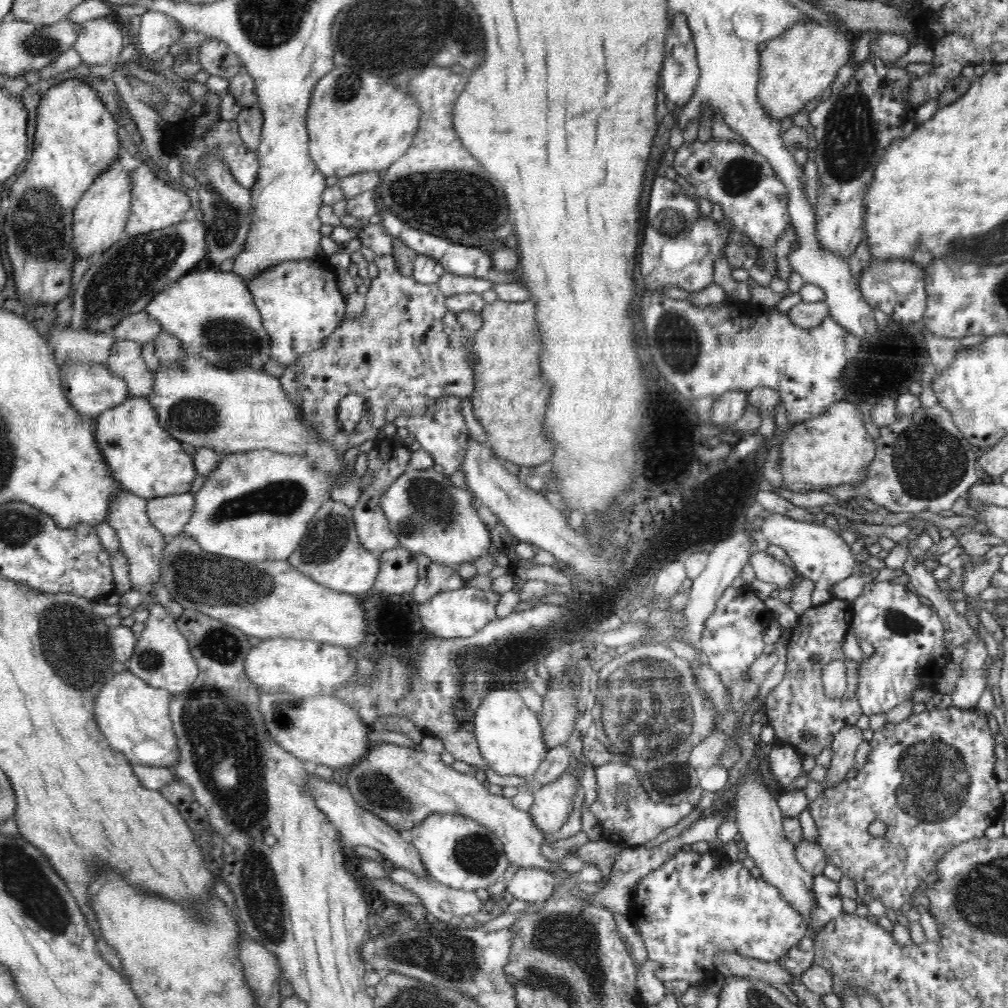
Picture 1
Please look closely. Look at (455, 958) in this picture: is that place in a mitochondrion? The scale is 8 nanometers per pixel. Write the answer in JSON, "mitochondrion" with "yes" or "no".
{"mitochondrion":"yes"}

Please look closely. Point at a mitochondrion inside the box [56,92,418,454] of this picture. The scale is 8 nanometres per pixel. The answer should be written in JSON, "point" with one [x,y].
{"point":[131,273]}

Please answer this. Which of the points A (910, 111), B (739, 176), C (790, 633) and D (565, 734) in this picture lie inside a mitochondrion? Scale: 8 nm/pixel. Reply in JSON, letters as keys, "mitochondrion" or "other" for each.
{"A":"other","B":"mitochondrion","C":"other","D":"other"}

